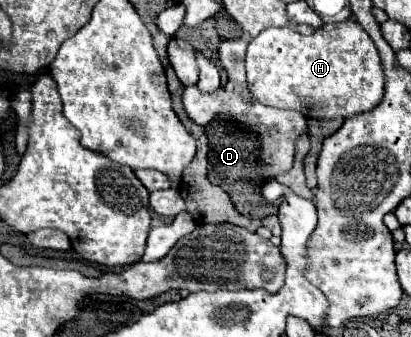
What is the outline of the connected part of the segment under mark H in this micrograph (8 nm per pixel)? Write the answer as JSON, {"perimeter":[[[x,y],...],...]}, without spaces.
{"perimeter":[[[347,18],[337,24],[323,24],[311,36],[303,36],[291,26],[267,28],[251,40],[245,62],[249,90],[261,104],[297,110],[307,118],[351,118],[373,110],[385,96],[385,70],[379,52],[367,32],[353,18]]]}

